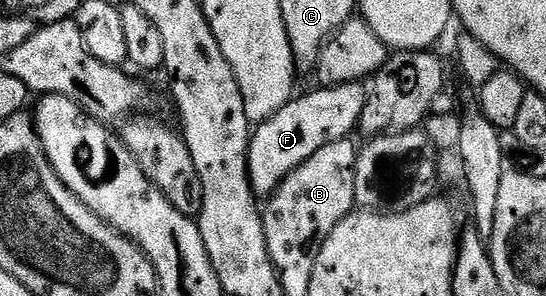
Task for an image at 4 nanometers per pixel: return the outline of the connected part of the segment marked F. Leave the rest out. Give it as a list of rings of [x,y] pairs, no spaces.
[[[344,82],[341,86],[316,89],[310,94],[303,95],[302,98],[301,95],[294,97],[292,102],[279,108],[279,112],[275,112],[275,116],[260,123],[252,131],[249,140],[249,183],[253,185],[254,194],[258,196],[272,194],[292,170],[299,168],[299,164],[303,164],[311,156],[315,156],[315,152],[319,152],[319,148],[323,148],[325,144],[337,142],[340,138],[349,138],[352,130],[358,129],[367,93],[366,87],[361,82]]]

